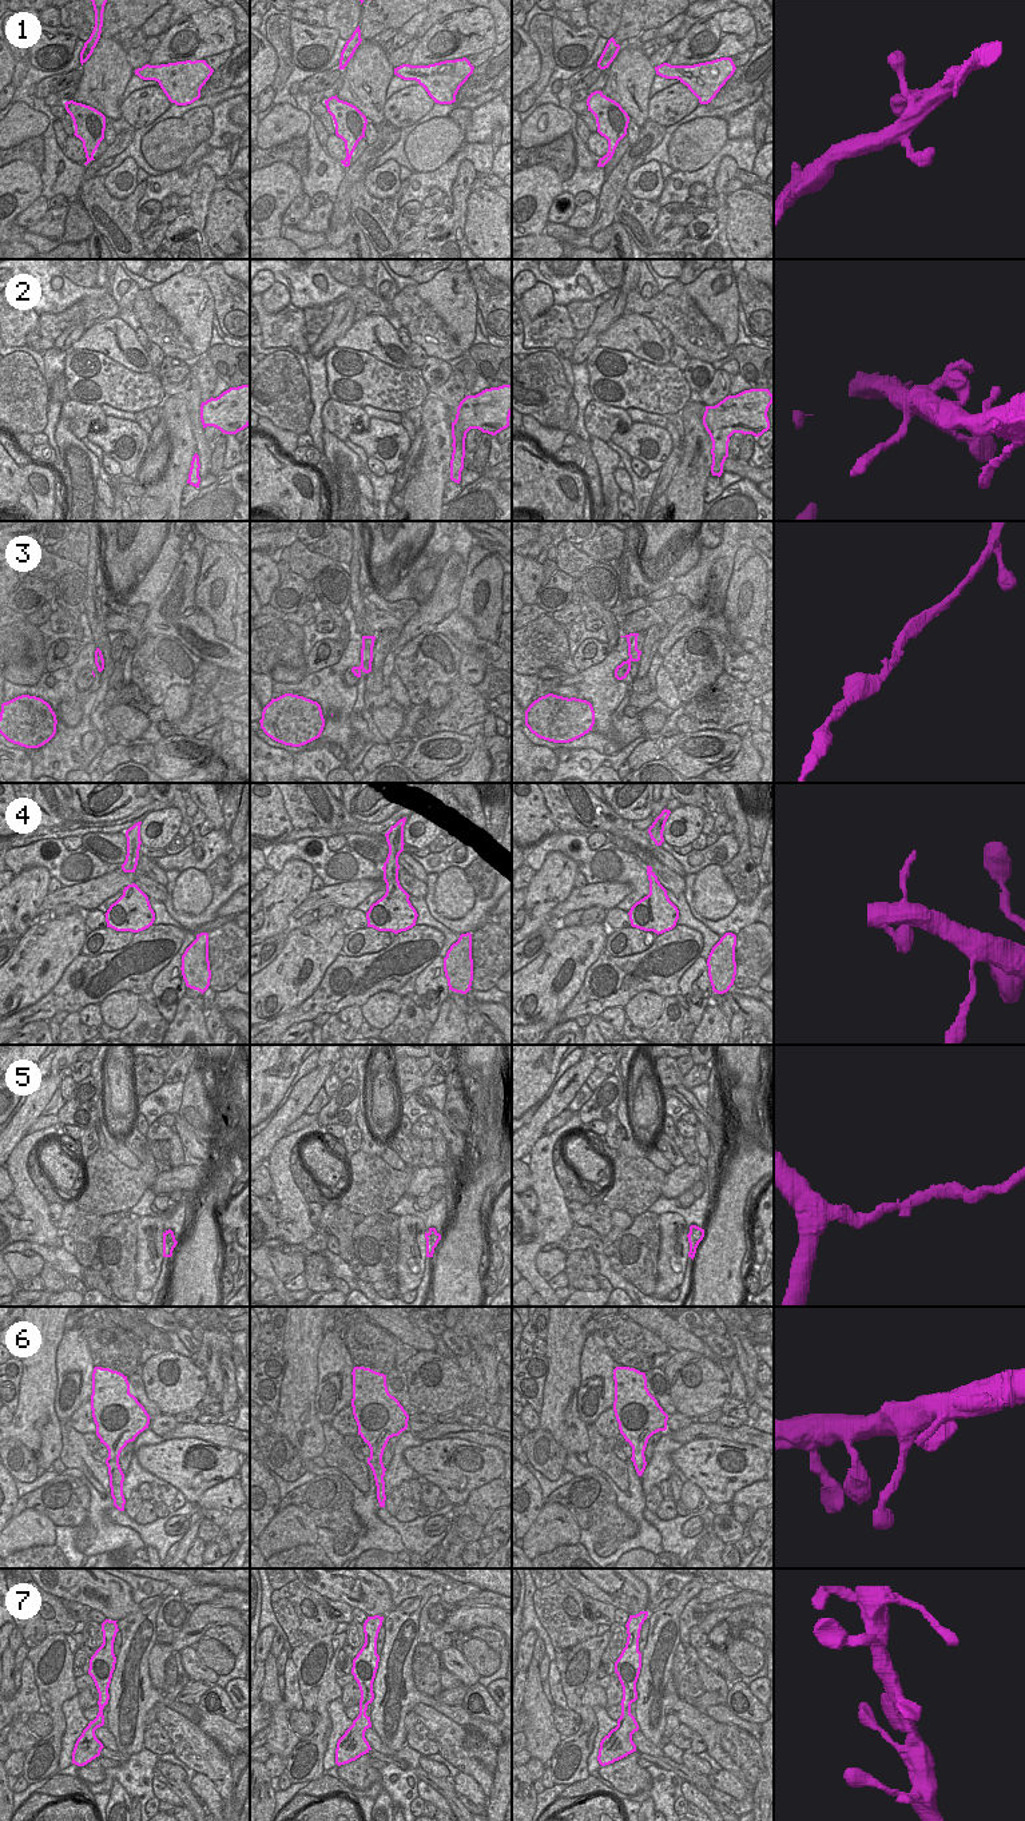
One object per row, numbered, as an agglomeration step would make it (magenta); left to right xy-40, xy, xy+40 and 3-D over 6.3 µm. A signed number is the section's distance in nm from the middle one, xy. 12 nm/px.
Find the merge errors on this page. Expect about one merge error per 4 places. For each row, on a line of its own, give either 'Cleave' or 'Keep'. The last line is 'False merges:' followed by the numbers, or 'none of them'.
1: Keep
2: Keep
3: Keep
4: Keep
5: Keep
6: Keep
7: Keep
False merges: none of them.

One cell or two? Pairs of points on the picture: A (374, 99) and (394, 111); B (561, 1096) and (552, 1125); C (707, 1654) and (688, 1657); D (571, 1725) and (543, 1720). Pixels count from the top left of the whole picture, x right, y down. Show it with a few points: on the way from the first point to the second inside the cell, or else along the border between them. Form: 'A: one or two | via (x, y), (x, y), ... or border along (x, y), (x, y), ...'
A: two | border along (386, 100), (382, 108), (382, 119)
B: two | border along (567, 1108), (545, 1125), (543, 1134)
C: two | border along (695, 1649), (699, 1658)
D: two | border along (552, 1706), (552, 1725), (563, 1737)

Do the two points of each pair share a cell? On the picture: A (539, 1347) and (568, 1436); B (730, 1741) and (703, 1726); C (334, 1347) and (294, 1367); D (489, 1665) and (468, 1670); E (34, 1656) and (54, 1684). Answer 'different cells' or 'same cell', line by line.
A: different cells
B: different cells
C: different cells
D: different cells
E: same cell

